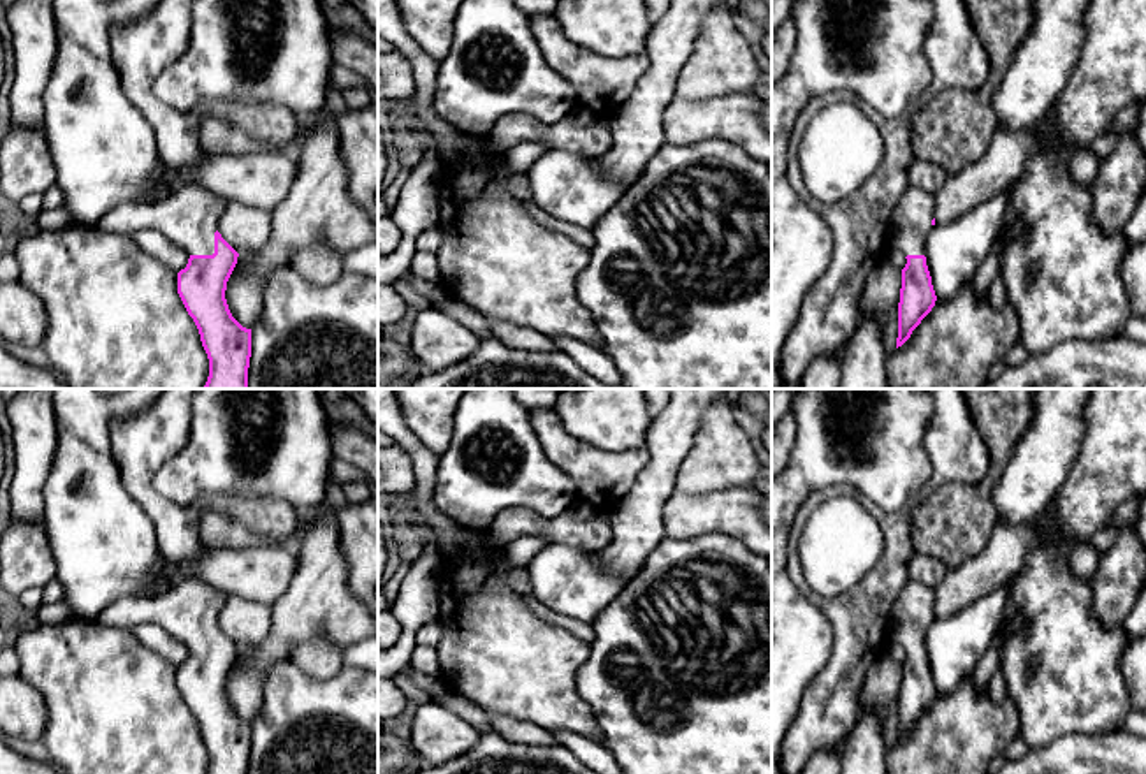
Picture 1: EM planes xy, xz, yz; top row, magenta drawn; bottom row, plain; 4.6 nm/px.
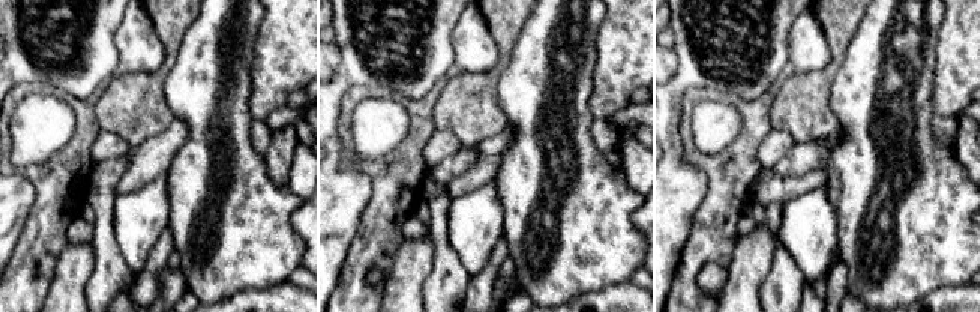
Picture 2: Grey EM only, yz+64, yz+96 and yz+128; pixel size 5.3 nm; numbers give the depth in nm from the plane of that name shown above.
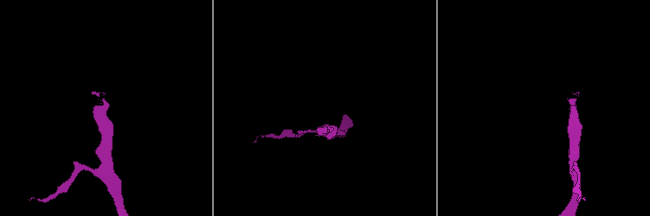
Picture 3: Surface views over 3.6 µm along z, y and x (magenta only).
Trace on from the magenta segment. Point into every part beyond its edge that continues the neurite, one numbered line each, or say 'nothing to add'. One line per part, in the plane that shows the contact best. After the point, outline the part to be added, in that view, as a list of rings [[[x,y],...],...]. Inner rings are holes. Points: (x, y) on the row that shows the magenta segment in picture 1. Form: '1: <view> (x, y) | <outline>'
1: xy (188, 215) | [[[197,185],[179,186],[163,201],[125,201],[97,223],[107,232],[134,236],[155,229],[188,255],[213,255],[214,232],[228,201]]]

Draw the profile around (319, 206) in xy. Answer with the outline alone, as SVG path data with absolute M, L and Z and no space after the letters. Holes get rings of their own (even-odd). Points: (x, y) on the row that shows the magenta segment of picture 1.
M337 120L315 121L295 155L297 176L288 195L272 209L271 237L262 248L241 253L227 281L228 310L246 329L262 313L267 276L290 266L295 252L323 241L345 257L378 241L378 225L350 195Z

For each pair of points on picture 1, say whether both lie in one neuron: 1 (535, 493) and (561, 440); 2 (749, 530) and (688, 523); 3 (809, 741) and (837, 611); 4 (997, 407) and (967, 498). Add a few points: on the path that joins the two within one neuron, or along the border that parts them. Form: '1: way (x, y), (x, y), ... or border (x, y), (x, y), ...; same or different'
1: border (531, 424), (542, 451), (572, 479), (577, 493); different
2: way (733, 521), (703, 521); same
3: way (828, 709), (839, 676), (846, 669), (846, 642); same
4: way (999, 430), (999, 461), (990, 479); same

